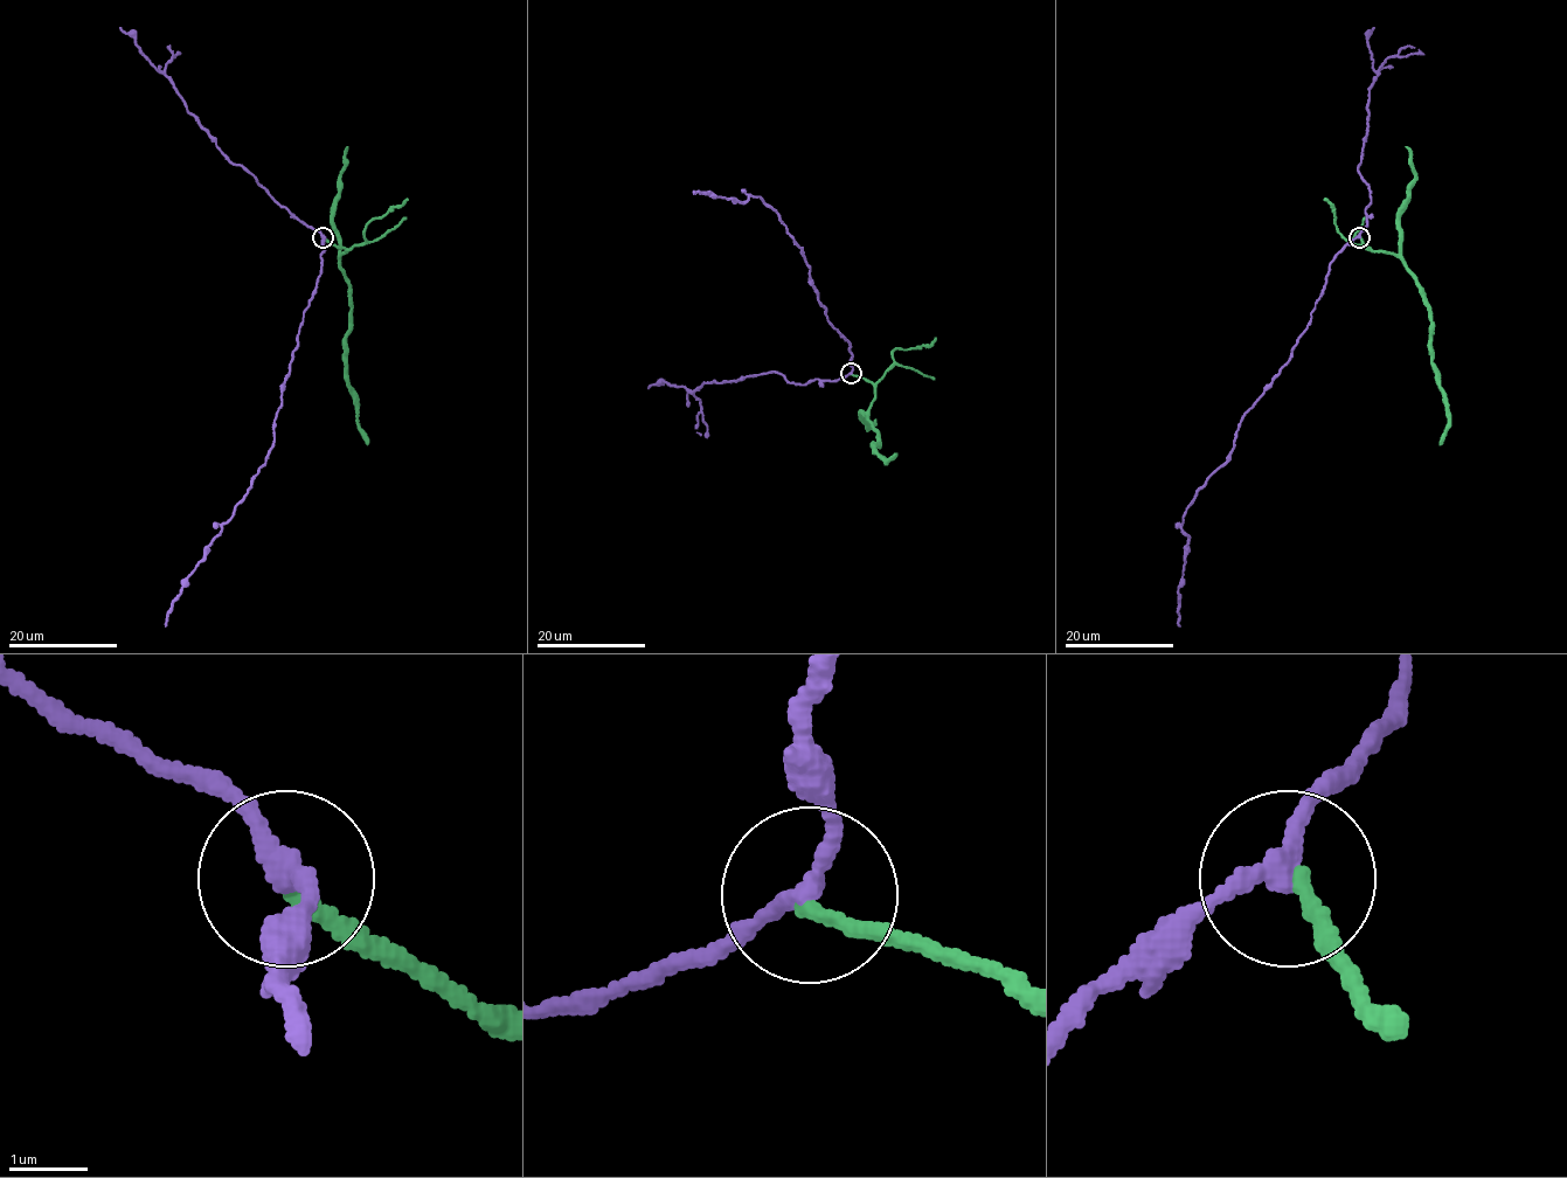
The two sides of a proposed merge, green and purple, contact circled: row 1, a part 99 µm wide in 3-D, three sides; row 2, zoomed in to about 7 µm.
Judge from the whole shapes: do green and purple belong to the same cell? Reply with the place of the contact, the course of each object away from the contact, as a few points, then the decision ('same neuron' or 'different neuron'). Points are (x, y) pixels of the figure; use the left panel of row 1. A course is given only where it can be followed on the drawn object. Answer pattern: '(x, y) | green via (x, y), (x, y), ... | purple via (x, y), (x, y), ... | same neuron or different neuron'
(323, 237) | green via (323, 237), (347, 251), (340, 260), (351, 306), (347, 383), (354, 394), (358, 429), (367, 444) | purple via (323, 237), (321, 274), (304, 312), (282, 390), (274, 447), (188, 577), (165, 626) | same neuron

